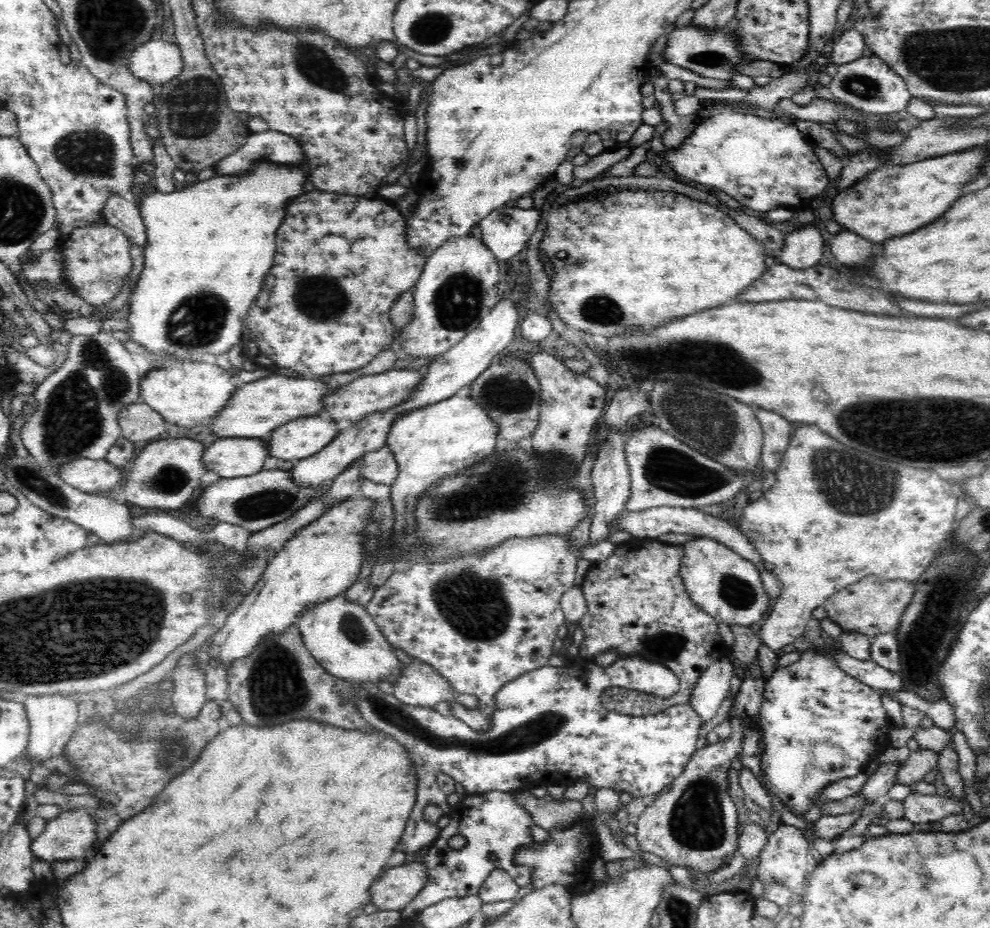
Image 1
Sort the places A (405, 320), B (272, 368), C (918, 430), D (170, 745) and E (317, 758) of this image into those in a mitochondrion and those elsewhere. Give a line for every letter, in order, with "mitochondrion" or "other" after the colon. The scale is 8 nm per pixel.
A: other
B: other
C: mitochondrion
D: mitochondrion
E: other

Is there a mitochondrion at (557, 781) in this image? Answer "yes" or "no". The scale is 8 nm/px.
no

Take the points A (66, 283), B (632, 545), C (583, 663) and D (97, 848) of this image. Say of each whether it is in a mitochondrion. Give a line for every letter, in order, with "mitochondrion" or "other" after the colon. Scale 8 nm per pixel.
A: other
B: other
C: other
D: other

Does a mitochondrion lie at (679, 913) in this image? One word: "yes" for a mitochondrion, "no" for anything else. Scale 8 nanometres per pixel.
yes

